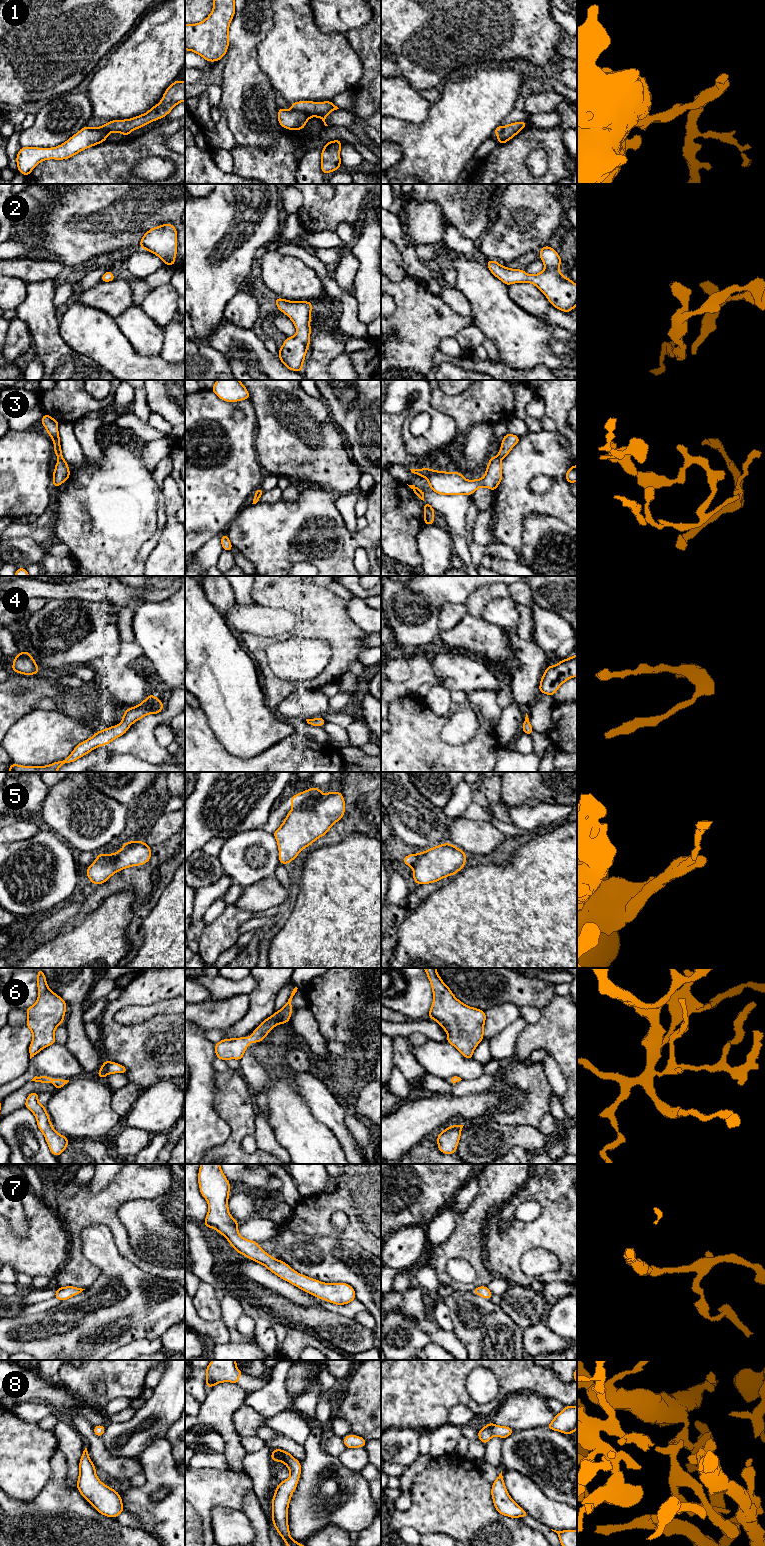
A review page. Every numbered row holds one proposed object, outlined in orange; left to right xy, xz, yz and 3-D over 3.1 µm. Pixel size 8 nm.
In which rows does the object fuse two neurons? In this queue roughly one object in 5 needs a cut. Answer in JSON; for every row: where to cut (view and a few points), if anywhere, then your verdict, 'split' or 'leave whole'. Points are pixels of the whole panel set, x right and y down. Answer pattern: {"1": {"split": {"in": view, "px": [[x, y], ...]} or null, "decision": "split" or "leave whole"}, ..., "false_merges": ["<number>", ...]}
{"1": {"split": {"in": "xz", "px": [[292, 108], [301, 110], [310, 116]]}, "decision": "split"}, "2": {"split": null, "decision": "leave whole"}, "3": {"split": null, "decision": "leave whole"}, "4": {"split": null, "decision": "leave whole"}, "5": {"split": {"in": "xz", "px": [[320, 795], [309, 804], [292, 809]]}, "decision": "split"}, "6": {"split": null, "decision": "leave whole"}, "7": {"split": null, "decision": "leave whole"}, "8": {"split": null, "decision": "leave whole"}, "false_merges": ["1", "5"]}

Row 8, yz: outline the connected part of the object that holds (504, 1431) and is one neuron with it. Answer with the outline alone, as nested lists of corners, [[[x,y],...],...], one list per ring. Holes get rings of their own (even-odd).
[[[490,1422],[478,1431],[478,1438],[486,1445],[494,1436],[499,1436],[501,1439],[503,1439],[510,1436],[513,1432],[514,1430],[509,1427],[498,1426]]]

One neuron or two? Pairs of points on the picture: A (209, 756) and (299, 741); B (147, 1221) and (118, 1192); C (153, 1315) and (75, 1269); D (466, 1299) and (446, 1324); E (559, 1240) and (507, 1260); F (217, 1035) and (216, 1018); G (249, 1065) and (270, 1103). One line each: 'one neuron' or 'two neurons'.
A: one neuron
B: two neurons
C: two neurons
D: two neurons
E: one neuron
F: two neurons
G: two neurons

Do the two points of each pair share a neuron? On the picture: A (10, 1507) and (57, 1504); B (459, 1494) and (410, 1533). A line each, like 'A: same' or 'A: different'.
A: same
B: different

